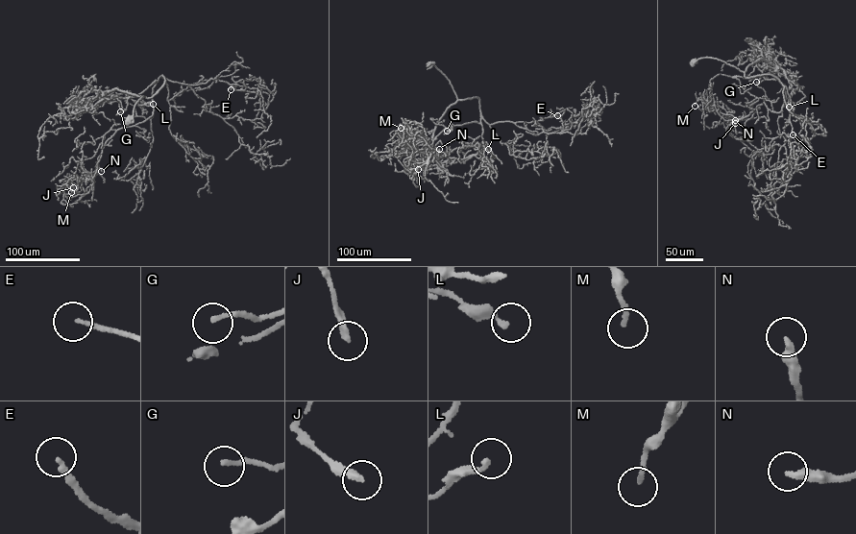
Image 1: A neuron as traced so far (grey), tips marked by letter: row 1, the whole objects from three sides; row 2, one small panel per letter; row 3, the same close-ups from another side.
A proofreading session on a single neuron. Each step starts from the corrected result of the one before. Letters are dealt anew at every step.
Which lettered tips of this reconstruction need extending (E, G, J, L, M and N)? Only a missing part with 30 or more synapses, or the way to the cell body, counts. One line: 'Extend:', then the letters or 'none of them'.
Extend: E, G, N

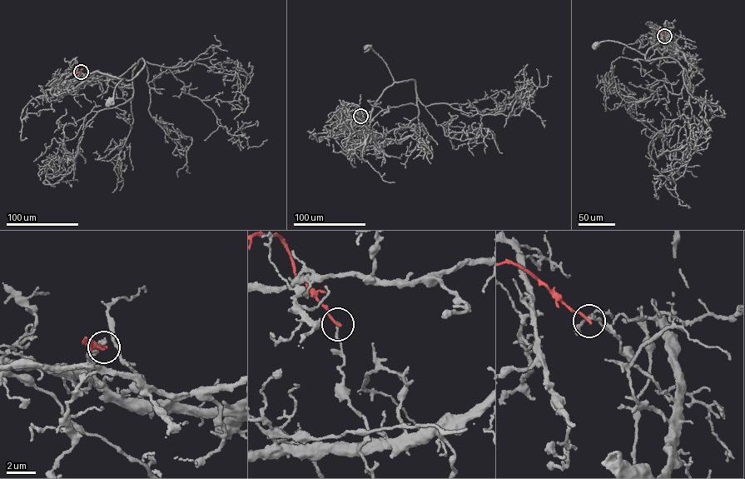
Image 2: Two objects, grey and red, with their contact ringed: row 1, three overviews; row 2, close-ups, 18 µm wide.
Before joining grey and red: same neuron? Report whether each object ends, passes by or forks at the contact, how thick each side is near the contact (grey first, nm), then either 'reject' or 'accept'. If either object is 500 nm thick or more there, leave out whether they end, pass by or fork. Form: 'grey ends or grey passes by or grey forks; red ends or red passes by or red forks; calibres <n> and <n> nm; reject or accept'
grey ends; red ends; calibres 160 and 190 nm; reject

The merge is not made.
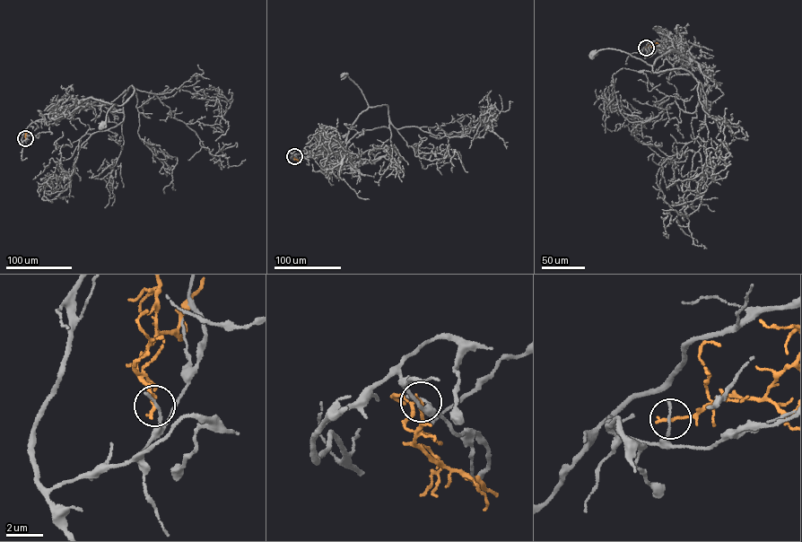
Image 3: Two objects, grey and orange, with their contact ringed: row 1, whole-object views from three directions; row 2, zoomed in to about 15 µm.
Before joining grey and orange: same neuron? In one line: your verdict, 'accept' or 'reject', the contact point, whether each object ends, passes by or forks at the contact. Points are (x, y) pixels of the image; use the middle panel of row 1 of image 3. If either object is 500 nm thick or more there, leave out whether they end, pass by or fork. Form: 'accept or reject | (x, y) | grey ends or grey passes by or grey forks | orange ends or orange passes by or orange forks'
reject | (294, 156) | grey ends | orange ends

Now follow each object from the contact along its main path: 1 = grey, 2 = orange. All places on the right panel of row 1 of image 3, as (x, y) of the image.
1: (646, 48), (675, 39), (681, 51), (668, 50), (653, 65), (611, 48), (594, 53)
2: (646, 48), (658, 48)

